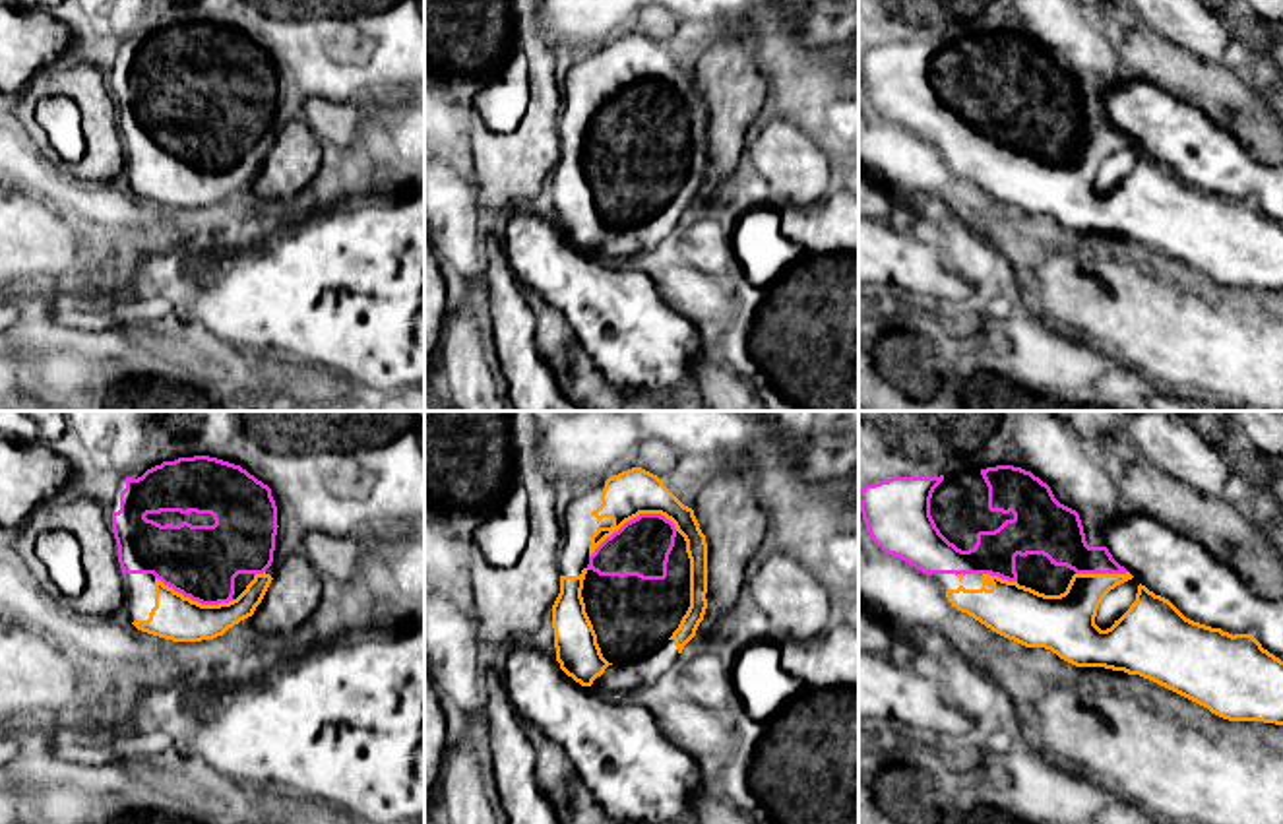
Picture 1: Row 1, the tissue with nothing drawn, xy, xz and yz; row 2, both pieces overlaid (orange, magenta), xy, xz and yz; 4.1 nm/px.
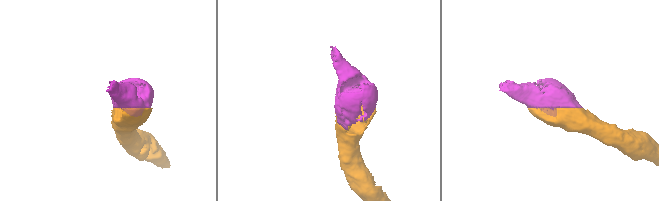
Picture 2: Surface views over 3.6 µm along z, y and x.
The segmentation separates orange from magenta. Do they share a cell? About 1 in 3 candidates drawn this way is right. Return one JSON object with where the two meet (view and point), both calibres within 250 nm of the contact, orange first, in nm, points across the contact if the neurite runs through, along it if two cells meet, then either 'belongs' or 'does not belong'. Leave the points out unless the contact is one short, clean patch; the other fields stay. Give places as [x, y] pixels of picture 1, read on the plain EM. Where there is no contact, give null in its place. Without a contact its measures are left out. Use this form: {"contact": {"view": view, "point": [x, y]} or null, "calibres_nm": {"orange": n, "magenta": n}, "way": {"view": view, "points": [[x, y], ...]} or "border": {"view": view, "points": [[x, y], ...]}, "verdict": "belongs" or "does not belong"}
{"contact": {"view": "xz", "point": [632, 84]}, "calibres_nm": {"orange": 190, "magenta": 240}, "verdict": "belongs"}

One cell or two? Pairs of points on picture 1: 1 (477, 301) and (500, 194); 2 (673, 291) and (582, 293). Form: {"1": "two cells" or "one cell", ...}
{"1": "two cells", "2": "two cells"}

